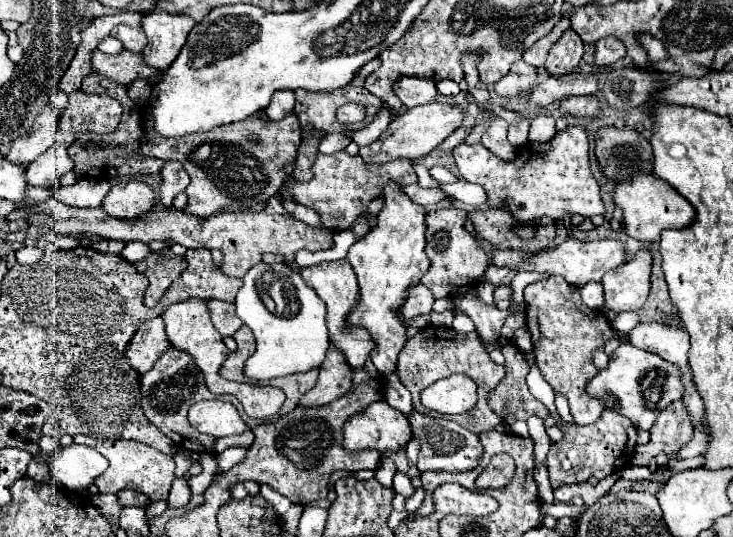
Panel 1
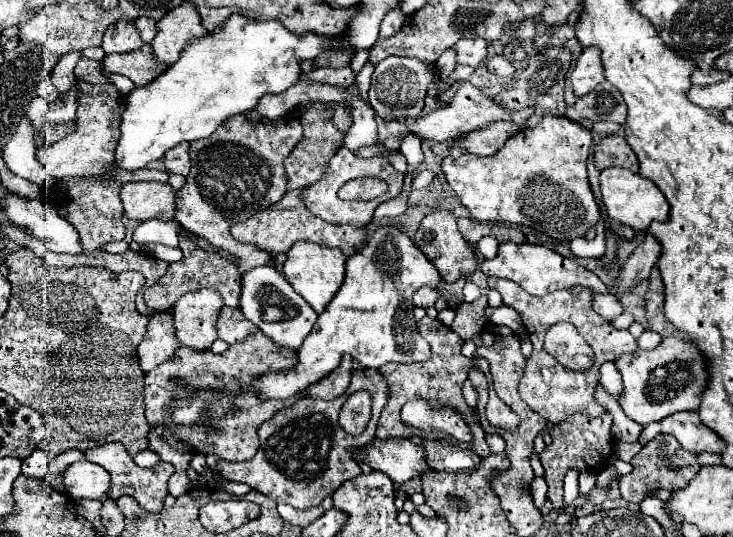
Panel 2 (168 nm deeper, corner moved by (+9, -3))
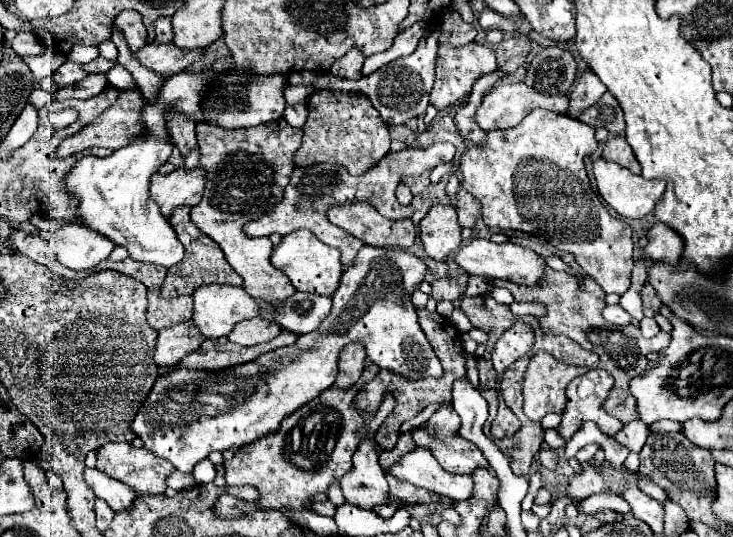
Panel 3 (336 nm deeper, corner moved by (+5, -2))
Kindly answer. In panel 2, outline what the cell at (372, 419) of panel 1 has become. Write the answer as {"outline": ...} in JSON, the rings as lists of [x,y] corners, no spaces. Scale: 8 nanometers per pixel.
{"outline":[[[387,439],[365,445],[367,453],[361,459],[371,469],[383,471],[389,475],[393,485],[403,485],[413,477],[421,477],[429,473],[429,465],[425,463],[425,449],[407,439]]]}

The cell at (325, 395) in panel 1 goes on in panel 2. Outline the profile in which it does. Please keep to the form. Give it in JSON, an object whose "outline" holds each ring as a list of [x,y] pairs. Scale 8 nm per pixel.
{"outline":[[[345,355],[341,359],[341,365],[337,367],[337,371],[333,371],[333,375],[327,375],[325,379],[321,379],[321,383],[315,383],[313,387],[309,387],[309,395],[317,397],[317,399],[325,399],[325,401],[337,399],[349,387],[351,373],[353,373],[353,359],[349,355]]]}

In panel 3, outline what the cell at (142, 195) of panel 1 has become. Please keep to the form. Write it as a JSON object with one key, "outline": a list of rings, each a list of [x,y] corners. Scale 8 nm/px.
{"outline":[[[177,168],[171,174],[153,174],[149,182],[149,196],[169,220],[177,206],[195,206],[203,196],[205,172],[201,168]]]}

